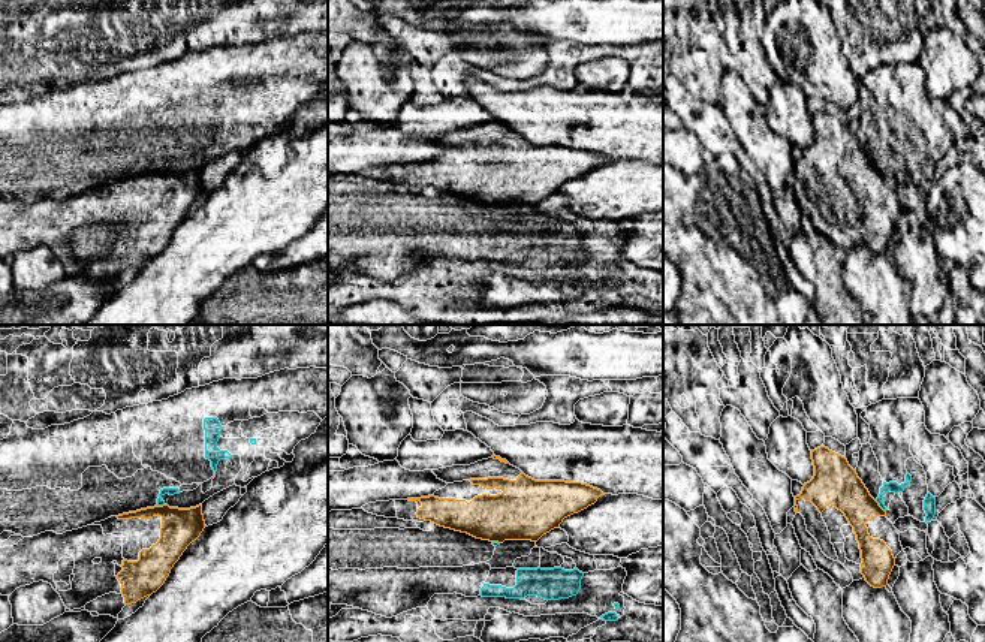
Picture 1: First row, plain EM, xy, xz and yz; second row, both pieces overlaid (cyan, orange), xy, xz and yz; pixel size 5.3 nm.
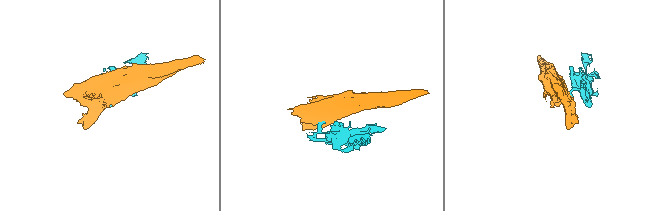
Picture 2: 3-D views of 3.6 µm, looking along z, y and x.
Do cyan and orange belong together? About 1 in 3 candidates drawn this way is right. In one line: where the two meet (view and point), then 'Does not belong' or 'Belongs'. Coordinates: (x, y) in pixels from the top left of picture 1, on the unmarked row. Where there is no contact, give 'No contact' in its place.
Touches cyan at yz (880, 171). Does not belong

